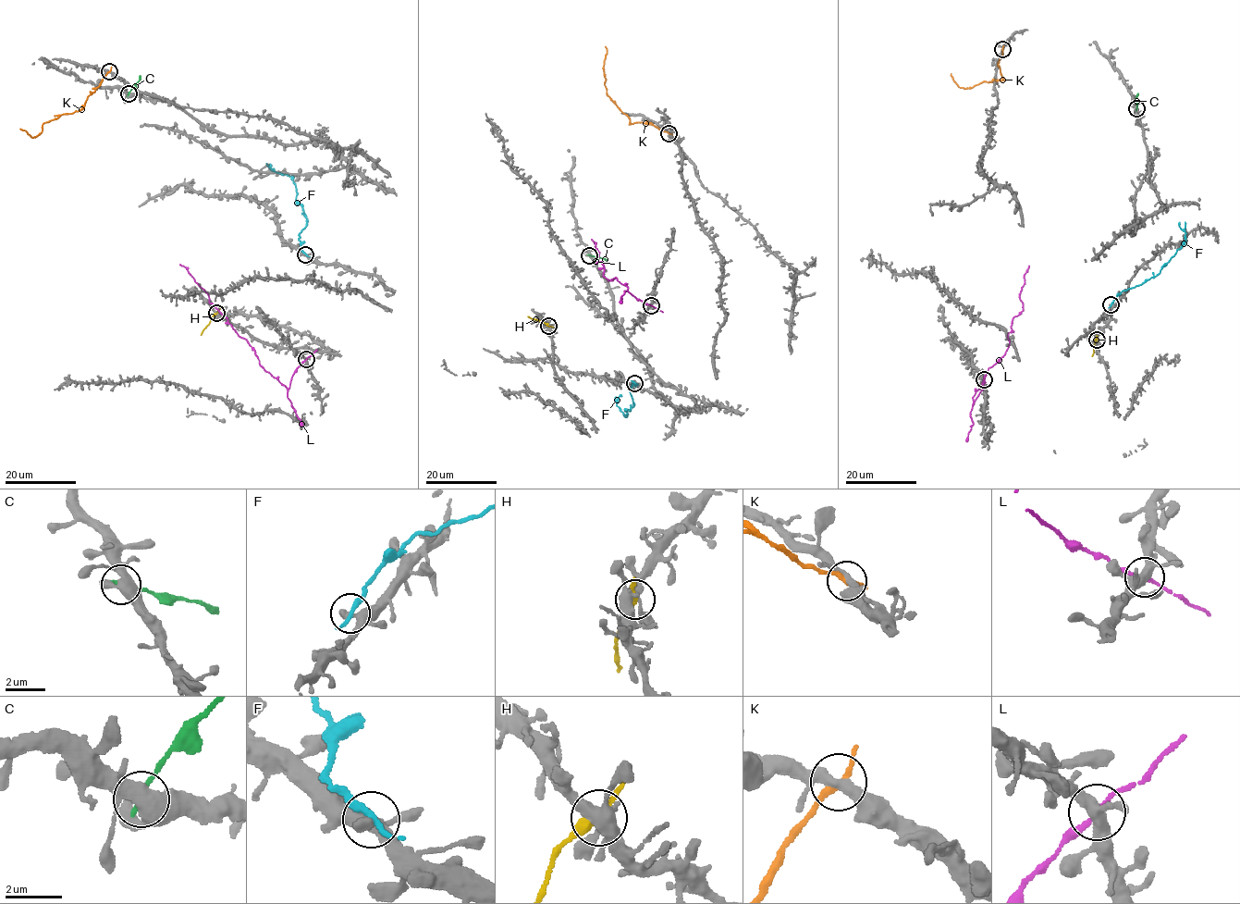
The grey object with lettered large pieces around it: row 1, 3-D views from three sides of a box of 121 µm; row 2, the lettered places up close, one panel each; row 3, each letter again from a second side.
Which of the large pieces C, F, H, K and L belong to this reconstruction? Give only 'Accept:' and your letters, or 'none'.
Accept: L

